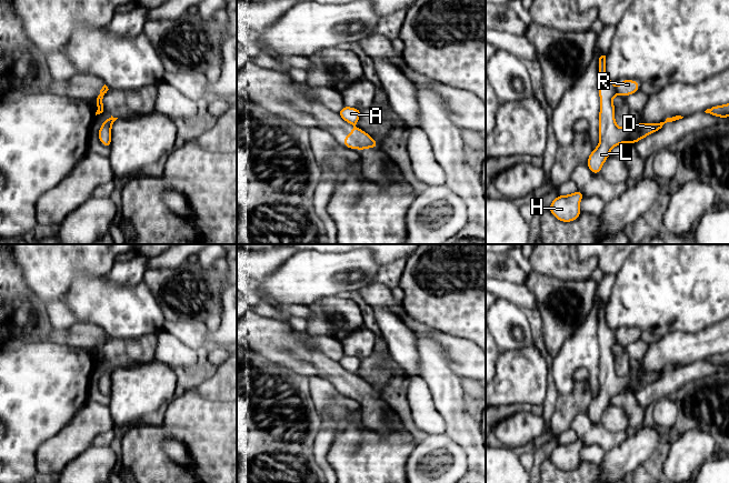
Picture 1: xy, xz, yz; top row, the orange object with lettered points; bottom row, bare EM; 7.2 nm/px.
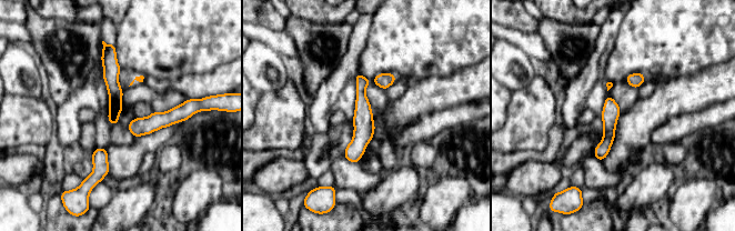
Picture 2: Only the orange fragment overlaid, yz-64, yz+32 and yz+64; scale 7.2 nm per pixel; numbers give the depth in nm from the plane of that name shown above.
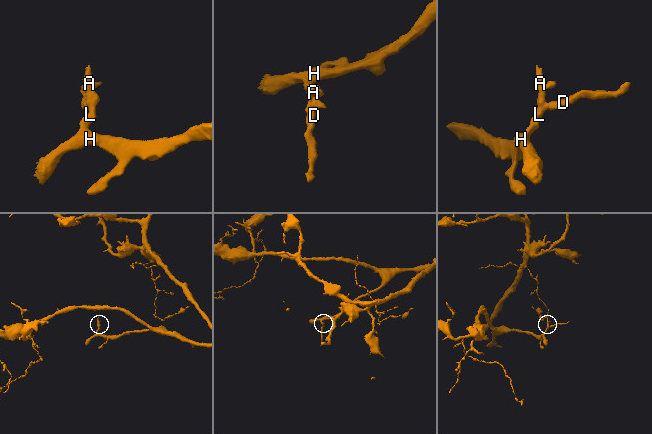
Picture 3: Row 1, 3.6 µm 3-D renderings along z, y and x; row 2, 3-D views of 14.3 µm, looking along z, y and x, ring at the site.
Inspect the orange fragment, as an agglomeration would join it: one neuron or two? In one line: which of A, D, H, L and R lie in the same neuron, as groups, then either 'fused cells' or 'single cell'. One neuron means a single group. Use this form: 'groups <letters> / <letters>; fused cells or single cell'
groups A D H L / R; fused cells

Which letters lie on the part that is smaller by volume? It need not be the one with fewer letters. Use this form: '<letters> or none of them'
R

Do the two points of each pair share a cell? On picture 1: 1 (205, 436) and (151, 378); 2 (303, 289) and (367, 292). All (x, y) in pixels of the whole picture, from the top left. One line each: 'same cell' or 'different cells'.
1: different cells
2: different cells

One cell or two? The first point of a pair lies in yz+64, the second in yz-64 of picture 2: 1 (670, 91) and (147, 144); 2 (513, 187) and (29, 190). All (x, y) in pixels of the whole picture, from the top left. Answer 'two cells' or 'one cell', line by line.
1: two cells
2: two cells

